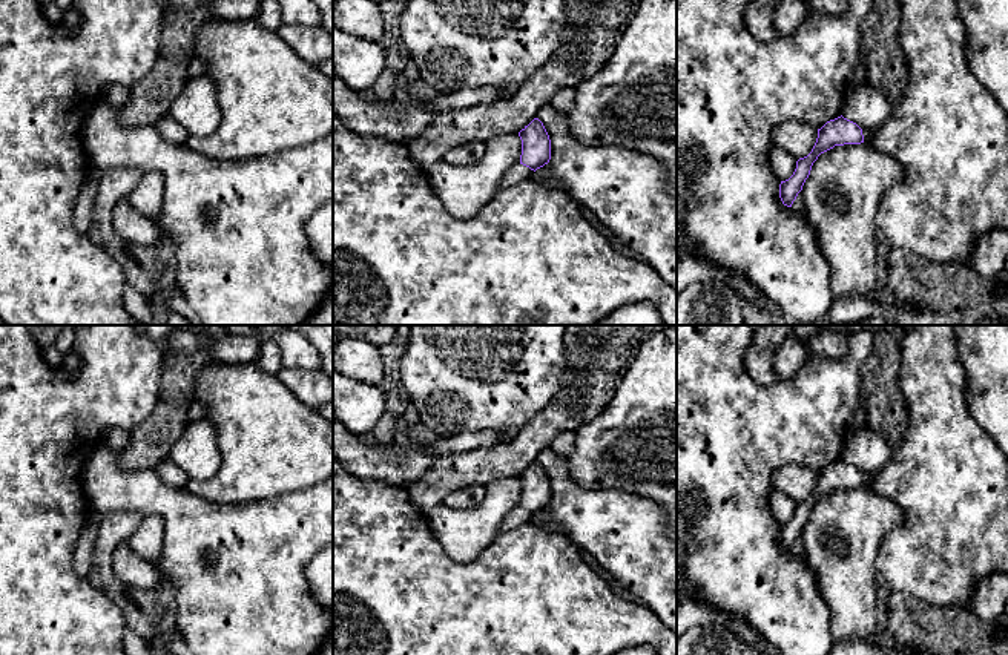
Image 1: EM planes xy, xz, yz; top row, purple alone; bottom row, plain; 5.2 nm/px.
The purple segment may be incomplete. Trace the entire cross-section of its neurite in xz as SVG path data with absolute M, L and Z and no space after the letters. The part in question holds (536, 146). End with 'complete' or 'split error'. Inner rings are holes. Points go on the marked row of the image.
M539 118L525 126L519 137L522 140L520 163L505 173L500 190L532 178L534 172L551 160L551 140Z; split error

